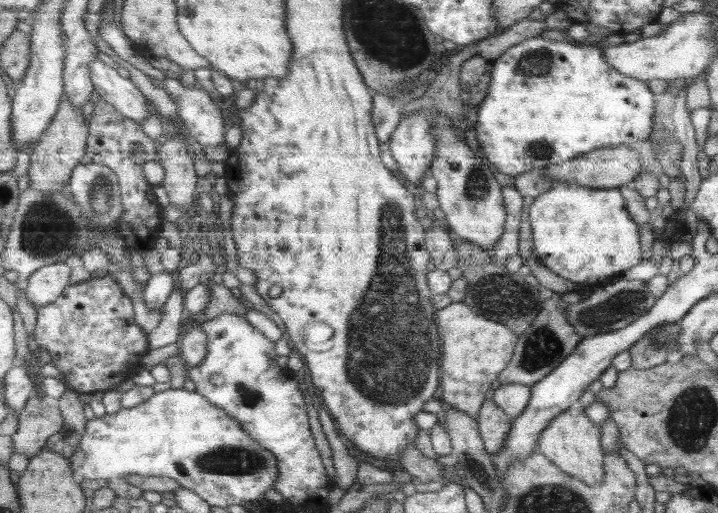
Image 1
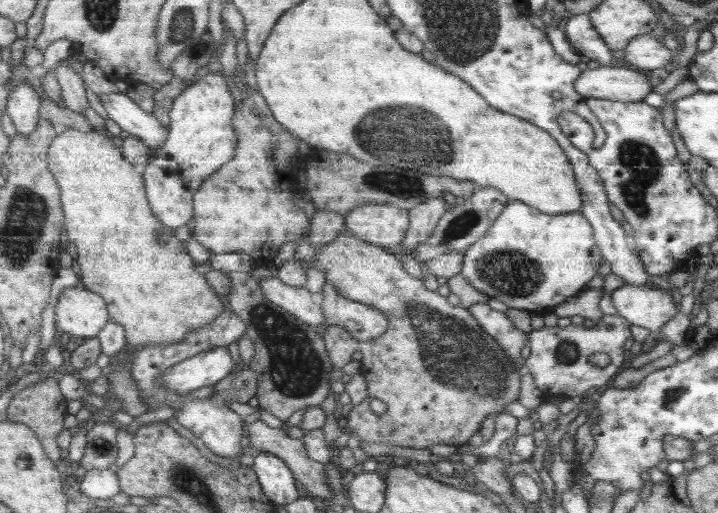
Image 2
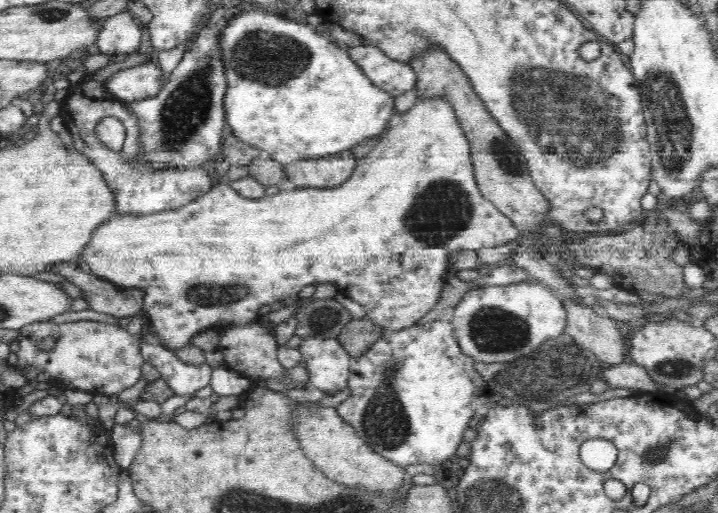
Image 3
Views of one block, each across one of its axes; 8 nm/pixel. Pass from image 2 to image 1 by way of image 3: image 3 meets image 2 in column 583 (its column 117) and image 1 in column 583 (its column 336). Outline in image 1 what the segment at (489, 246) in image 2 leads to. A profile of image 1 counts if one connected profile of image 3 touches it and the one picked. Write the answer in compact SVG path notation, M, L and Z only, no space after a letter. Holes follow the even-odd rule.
M557 182L537 196L529 210L534 251L546 268L566 280L594 290L640 262L638 224L630 218L620 189L596 189L576 183Z

